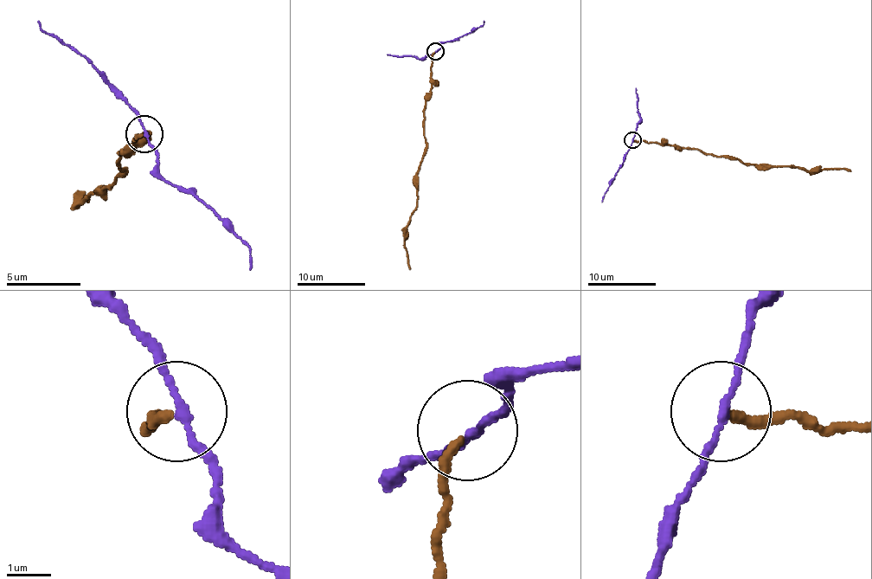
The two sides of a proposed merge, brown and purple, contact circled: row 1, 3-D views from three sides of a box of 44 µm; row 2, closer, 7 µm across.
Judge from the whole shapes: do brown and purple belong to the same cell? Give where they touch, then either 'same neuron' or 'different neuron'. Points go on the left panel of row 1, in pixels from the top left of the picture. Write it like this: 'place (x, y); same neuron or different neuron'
place (144, 134); different neuron

